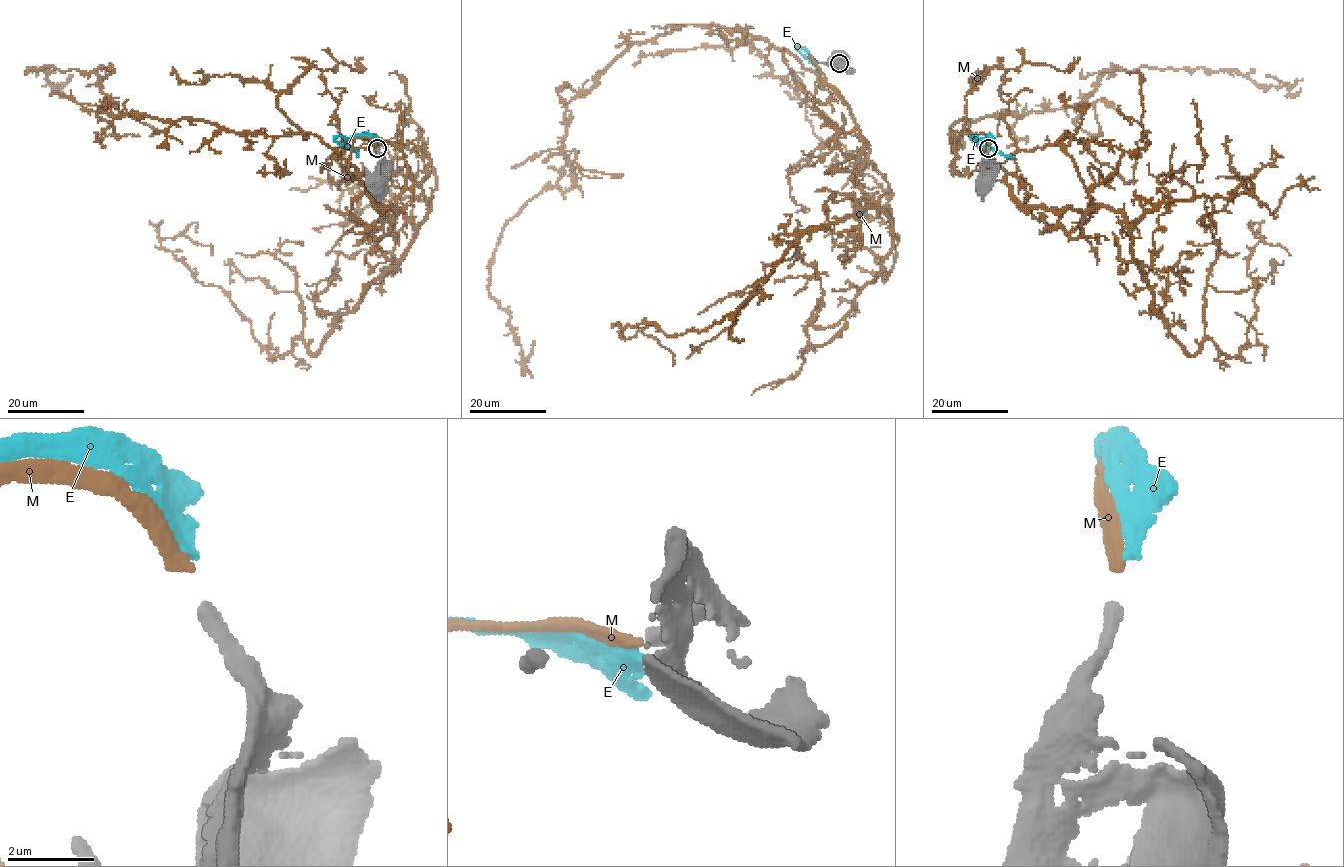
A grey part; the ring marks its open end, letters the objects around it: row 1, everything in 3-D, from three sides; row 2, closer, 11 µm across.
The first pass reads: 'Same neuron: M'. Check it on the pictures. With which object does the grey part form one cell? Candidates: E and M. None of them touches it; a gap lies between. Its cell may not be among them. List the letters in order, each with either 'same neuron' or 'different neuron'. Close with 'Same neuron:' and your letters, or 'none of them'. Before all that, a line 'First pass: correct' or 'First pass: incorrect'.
First pass: correct
E: different neuron
M: same neuron
Same neuron: M

